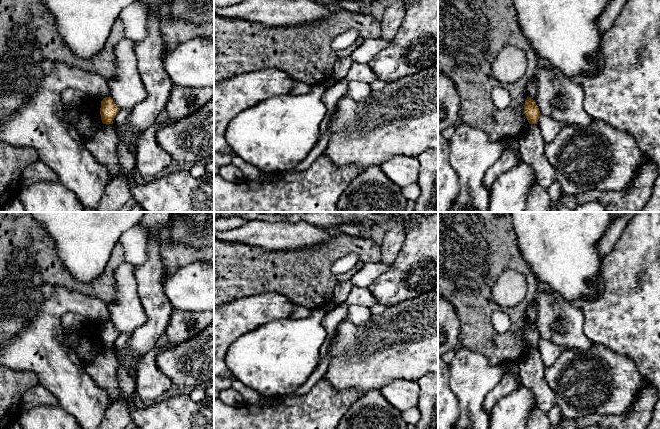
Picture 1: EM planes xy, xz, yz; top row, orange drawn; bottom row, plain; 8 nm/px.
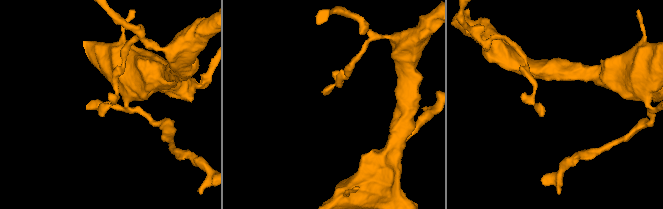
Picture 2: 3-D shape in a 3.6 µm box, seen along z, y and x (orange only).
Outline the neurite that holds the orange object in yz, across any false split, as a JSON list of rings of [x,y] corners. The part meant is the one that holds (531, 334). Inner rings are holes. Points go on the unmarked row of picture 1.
[[[527,321],[524,329],[524,338],[529,346],[529,348],[537,348],[540,335],[535,325],[530,321]]]

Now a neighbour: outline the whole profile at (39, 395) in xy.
[[[41,384],[24,392],[20,403],[22,410],[28,410],[38,405],[59,405],[57,398]]]

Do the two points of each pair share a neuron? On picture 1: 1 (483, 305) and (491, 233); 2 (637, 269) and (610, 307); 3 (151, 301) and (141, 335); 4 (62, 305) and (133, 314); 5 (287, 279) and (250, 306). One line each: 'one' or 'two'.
1: one
2: one
3: one
4: two
5: two

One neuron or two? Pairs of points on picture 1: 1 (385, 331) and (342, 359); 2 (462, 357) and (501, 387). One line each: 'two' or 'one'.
1: one
2: two

